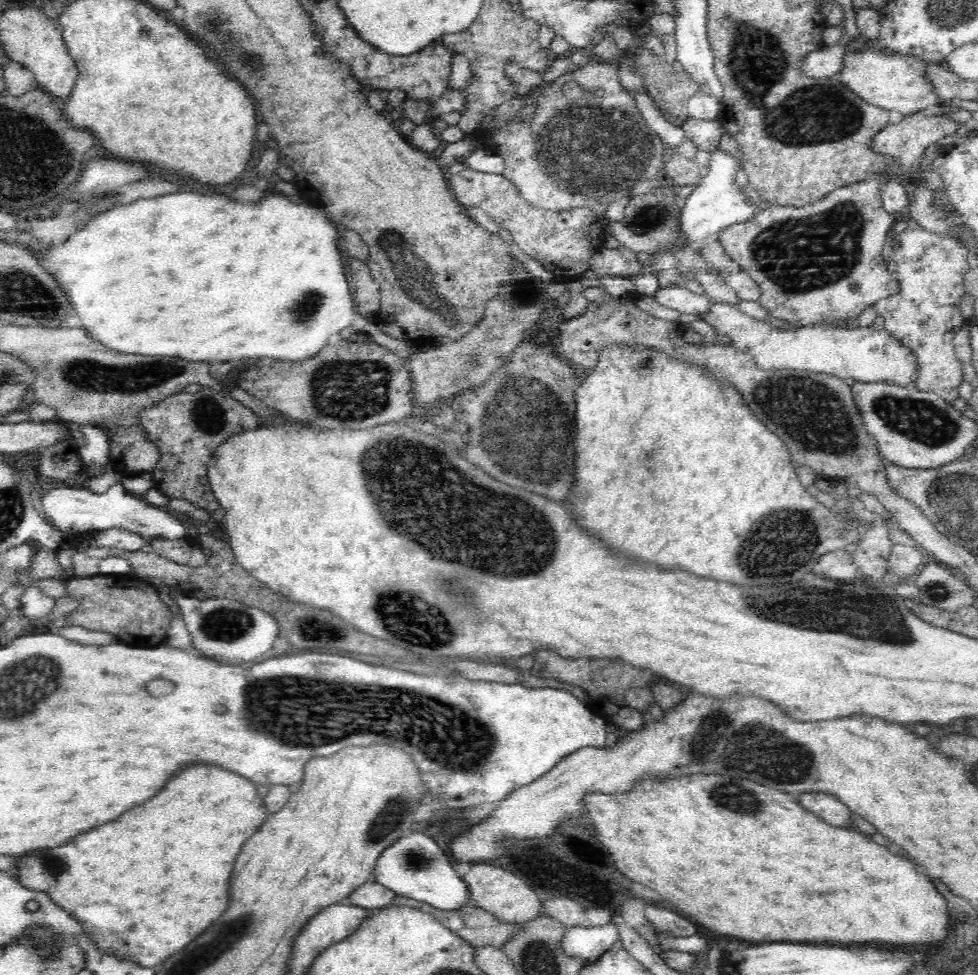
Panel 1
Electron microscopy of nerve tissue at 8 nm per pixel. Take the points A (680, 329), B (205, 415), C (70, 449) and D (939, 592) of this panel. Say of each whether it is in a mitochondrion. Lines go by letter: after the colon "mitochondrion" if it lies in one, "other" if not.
A: other
B: mitochondrion
C: other
D: mitochondrion

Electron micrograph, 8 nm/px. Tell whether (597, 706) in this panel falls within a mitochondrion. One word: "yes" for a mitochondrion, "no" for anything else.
no

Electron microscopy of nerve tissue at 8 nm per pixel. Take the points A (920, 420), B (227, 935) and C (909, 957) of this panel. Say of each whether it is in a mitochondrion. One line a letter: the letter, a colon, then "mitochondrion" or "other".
A: mitochondrion
B: mitochondrion
C: other

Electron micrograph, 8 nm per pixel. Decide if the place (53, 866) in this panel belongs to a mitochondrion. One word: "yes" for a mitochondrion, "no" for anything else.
yes

